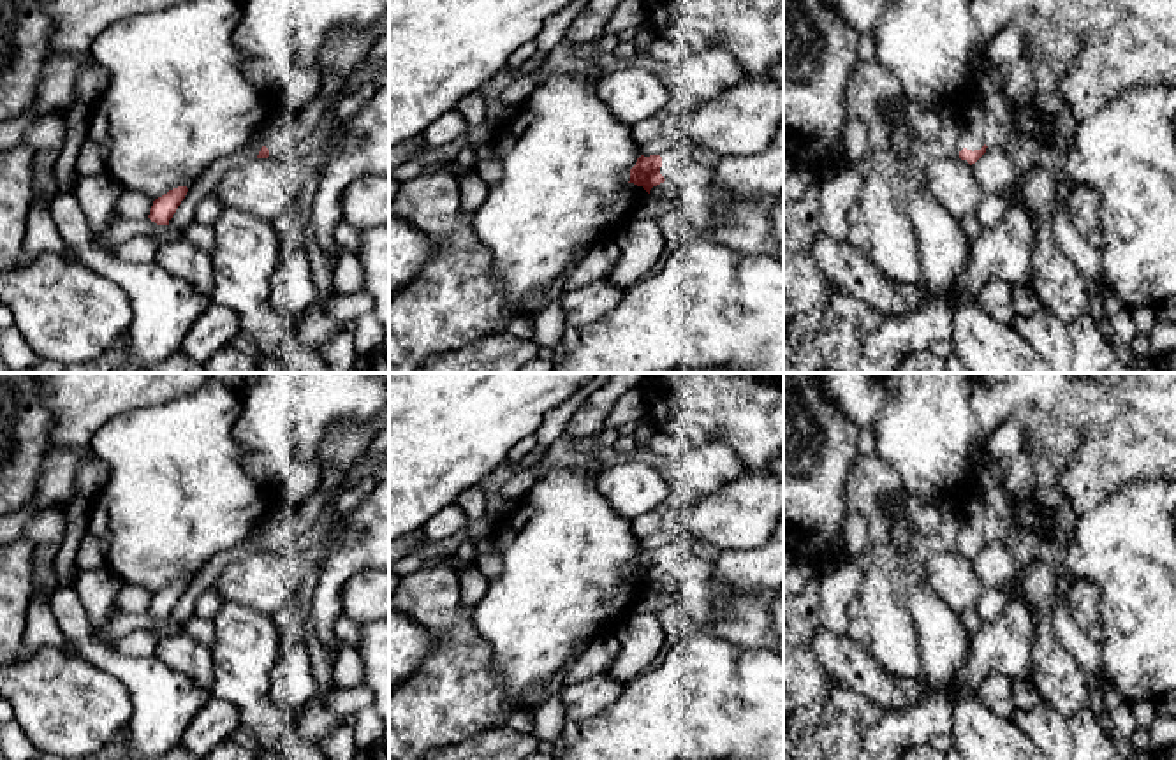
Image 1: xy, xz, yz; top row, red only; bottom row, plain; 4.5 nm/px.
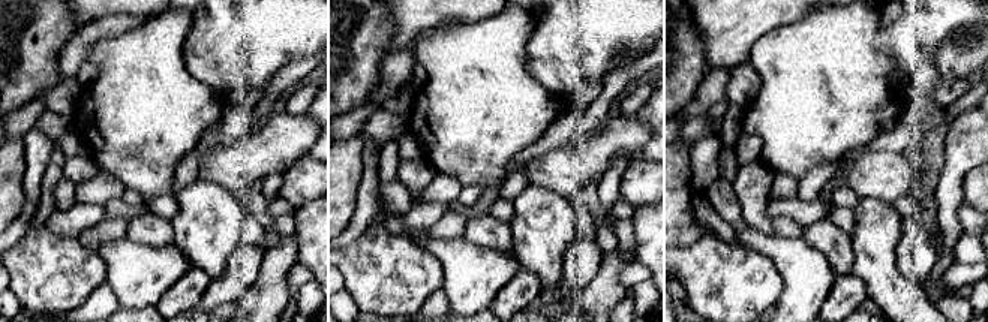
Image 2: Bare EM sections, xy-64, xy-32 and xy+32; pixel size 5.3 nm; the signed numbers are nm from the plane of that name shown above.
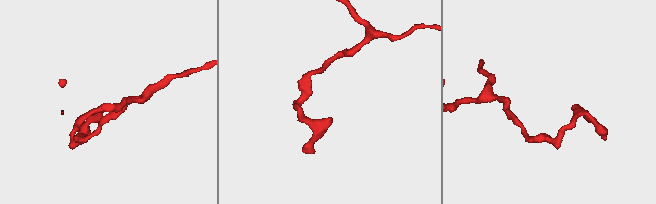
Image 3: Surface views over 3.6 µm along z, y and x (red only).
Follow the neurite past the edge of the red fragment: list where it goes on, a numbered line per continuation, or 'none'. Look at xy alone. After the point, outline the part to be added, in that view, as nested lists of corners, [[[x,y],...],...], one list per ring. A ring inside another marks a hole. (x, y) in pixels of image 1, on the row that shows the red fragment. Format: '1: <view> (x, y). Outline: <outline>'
1: xy (280, 143). Outline: [[[285,100],[278,102],[276,120],[278,130],[273,132],[264,146],[269,150],[268,158],[285,158],[296,153],[296,141],[290,135],[292,125],[298,121],[303,100],[289,104]]]

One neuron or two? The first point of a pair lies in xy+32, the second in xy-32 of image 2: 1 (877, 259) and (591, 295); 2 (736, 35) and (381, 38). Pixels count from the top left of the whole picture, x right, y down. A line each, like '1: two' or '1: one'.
1: two
2: two

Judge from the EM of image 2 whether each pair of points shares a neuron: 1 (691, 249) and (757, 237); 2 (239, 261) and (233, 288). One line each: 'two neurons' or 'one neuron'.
1: two neurons
2: one neuron

